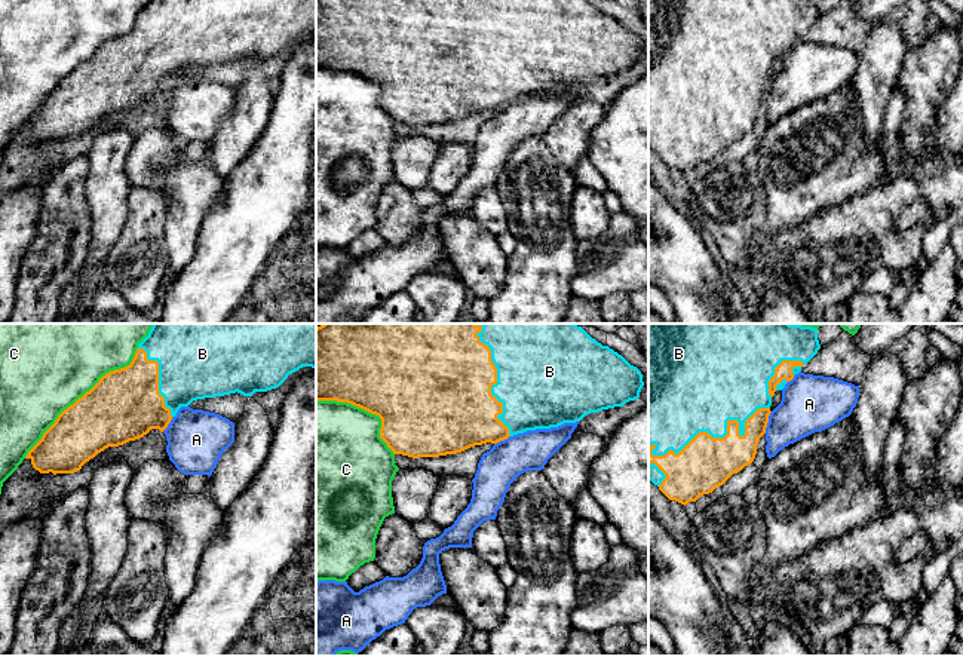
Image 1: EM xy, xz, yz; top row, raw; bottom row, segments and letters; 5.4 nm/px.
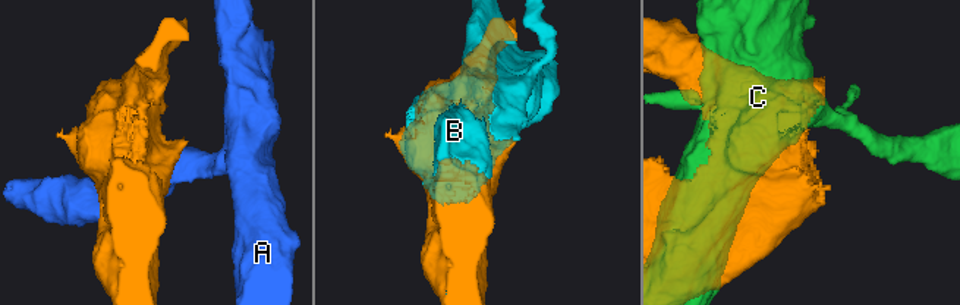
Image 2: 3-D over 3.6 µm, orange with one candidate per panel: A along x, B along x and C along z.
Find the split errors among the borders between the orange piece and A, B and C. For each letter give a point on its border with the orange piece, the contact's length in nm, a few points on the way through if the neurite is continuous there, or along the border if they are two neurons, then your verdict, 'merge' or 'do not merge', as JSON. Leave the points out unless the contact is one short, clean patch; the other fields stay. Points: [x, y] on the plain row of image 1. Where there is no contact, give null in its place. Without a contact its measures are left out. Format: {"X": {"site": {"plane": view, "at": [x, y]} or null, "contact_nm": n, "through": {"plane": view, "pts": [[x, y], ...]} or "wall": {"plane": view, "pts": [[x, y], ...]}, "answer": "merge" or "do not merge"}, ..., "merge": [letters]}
{"A": {"site": {"plane": "yz", "at": [767, 89]}, "contact_nm": 130, "answer": "do not merge"}, "B": {"site": {"plane": "yz", "at": [726, 103]}, "contact_nm": 700, "answer": "merge"}, "C": {"site": {"plane": "xy", "at": [82, 64]}, "contact_nm": 850, "answer": "do not merge"}, "merge": ["B"]}

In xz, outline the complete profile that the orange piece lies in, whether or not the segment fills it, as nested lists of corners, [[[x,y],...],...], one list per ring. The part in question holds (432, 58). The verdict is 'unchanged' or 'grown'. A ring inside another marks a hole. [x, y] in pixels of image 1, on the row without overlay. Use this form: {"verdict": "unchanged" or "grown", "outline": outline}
{"verdict": "grown", "outline": [[[316,0],[316,68],[347,70],[378,83],[380,105],[393,122],[413,126],[457,122],[475,113],[497,111],[527,98],[576,91],[591,80],[623,74],[638,67],[642,53],[642,42],[637,34],[588,0]]]}

